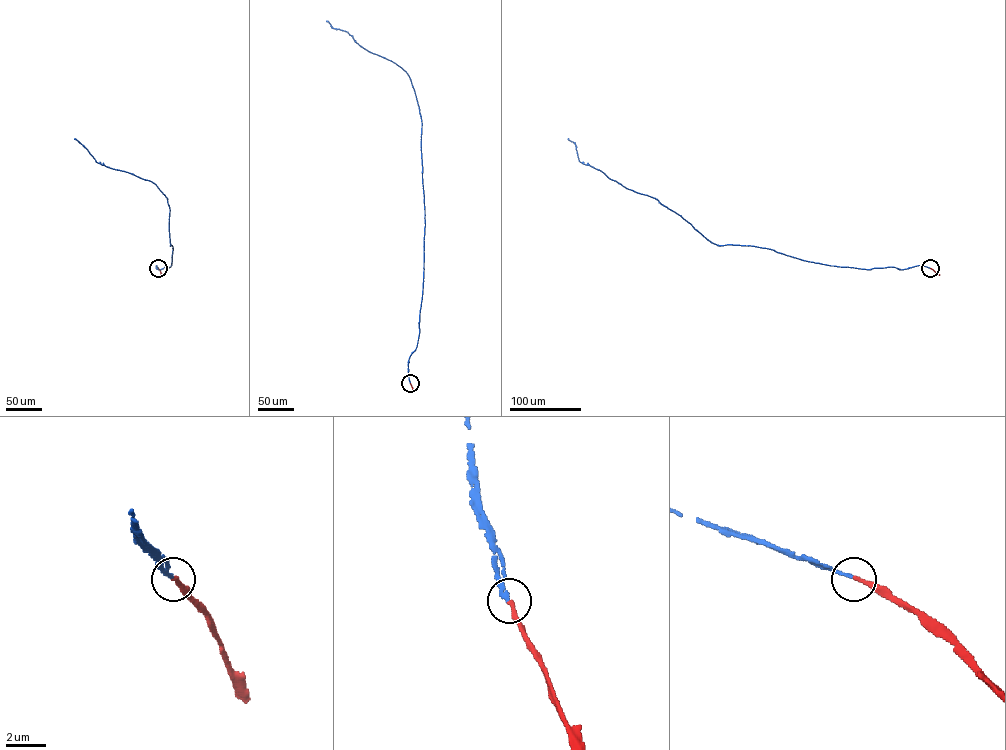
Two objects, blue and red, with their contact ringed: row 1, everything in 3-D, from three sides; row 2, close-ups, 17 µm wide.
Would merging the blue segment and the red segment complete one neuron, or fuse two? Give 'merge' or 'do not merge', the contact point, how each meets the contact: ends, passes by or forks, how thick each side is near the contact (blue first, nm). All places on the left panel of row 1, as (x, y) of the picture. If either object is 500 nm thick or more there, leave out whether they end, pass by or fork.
merge; at (158, 268); blue ends there; red ends there; 160 nm thick on the blue side, 200 nm on the other

